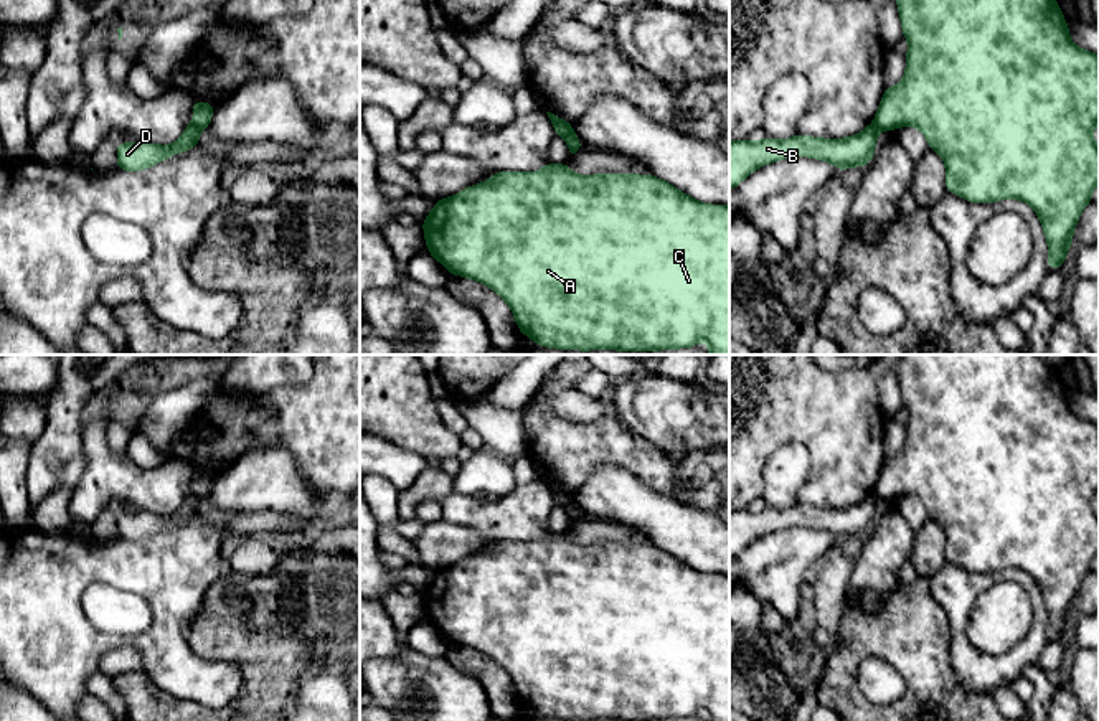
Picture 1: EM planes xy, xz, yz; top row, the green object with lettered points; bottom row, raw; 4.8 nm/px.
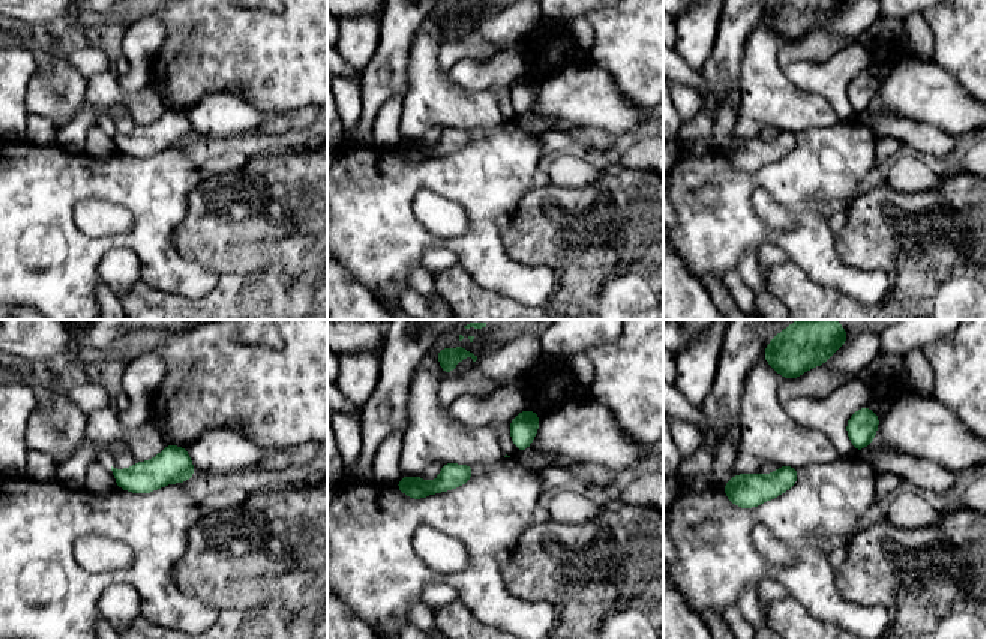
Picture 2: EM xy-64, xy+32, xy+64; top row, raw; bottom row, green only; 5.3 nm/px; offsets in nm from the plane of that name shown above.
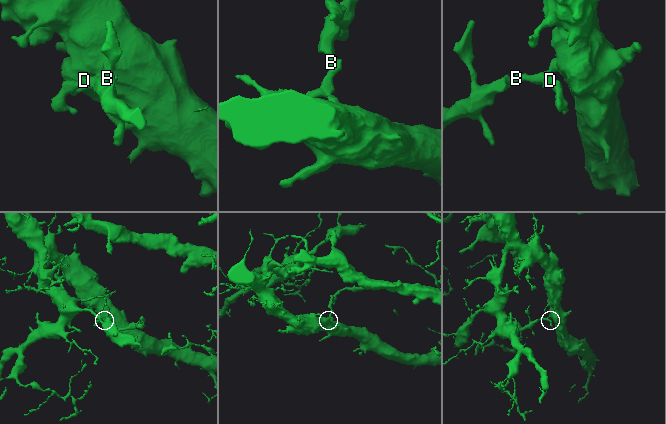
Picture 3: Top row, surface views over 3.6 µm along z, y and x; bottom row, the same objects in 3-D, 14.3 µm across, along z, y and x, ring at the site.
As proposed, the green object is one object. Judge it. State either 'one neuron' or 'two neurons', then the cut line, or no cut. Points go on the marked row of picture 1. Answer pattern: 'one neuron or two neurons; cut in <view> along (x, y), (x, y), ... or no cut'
two neurons; cut in xy along (193, 121), (202, 127)

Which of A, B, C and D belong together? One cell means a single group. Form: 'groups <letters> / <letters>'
groups A C / B D

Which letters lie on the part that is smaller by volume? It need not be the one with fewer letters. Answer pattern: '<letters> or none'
B, D

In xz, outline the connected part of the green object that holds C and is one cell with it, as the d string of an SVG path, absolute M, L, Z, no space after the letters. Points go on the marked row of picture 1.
M548 163L533 173L497 172L487 181L467 186L460 193L437 200L434 210L421 223L426 246L454 276L485 284L512 309L521 335L535 343L559 350L620 350L657 351L693 348L700 340L710 343L708 355L729 355L729 206L706 205L678 191L668 181L650 175L596 173L581 177L564 163Z

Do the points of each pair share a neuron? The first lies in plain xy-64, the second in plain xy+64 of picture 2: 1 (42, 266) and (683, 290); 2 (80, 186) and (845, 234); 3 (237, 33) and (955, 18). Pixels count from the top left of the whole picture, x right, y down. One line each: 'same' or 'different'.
1: different
2: different
3: same

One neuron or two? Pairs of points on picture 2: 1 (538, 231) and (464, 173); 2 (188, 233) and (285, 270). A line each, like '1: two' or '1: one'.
1: two
2: one

